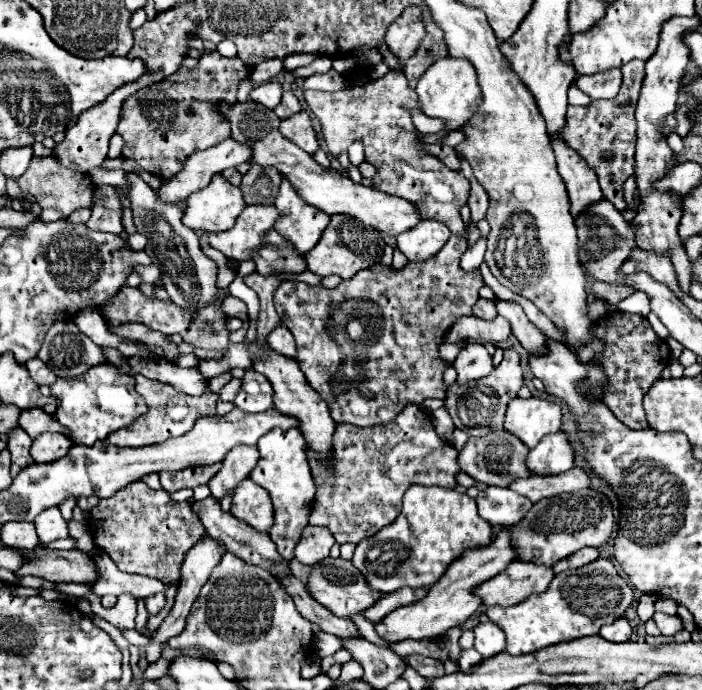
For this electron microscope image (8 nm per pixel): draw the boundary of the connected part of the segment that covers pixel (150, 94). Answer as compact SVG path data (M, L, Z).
M204 50L194 68L190 68L190 70L178 68L176 74L172 74L164 82L158 82L158 86L148 86L144 90L138 90L134 96L126 98L126 102L122 106L120 124L116 130L124 138L122 156L134 158L142 166L142 170L148 170L148 172L160 176L162 180L172 180L184 168L184 162L192 152L212 148L212 146L220 144L222 140L230 138L230 122L224 120L224 116L220 114L218 108L222 102L228 102L230 106L236 102L238 86L248 76L250 76L250 68L240 60L240 56L224 58L216 50Z

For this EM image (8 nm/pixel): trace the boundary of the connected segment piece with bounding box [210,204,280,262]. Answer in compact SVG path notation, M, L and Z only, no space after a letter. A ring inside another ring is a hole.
M246 206L234 228L210 234L210 246L236 262L252 260L252 254L264 246L264 236L274 228L278 218L280 212L276 206Z

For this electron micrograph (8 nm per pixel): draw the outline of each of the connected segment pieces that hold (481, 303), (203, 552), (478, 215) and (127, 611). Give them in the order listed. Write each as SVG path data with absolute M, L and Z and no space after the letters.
M480 298L480 300L476 302L474 316L476 316L476 318L482 318L482 320L492 320L494 316L498 316L496 306L494 306L494 300L484 300L484 298Z
M212 536L202 538L200 542L196 542L196 544L188 550L188 554L186 554L186 558L184 558L184 562L182 562L182 582L180 582L180 586L178 586L178 594L176 594L174 606L172 606L170 614L166 616L166 620L160 624L160 628L152 634L152 644L146 648L146 660L148 660L148 662L154 662L154 660L160 658L160 654L162 654L160 644L164 644L168 638L172 638L172 636L176 636L176 634L182 632L192 602L194 602L196 596L200 594L200 588L202 588L204 582L208 580L208 576L210 576L210 572L214 570L214 566L220 564L220 558L224 556L224 552L226 552L226 546L224 546L220 540L212 538Z
M470 172L470 182L472 182L472 190L470 190L470 198L468 198L468 206L472 210L472 222L478 224L480 220L486 218L486 210L488 210L488 196L484 192L484 188L480 188L480 184L474 180L472 172Z
M86 594L90 598L90 604L92 604L92 610L94 614L106 618L110 624L114 624L116 628L120 630L134 630L134 618L136 618L136 598L132 594L122 594L118 596L118 602L116 606L112 606L110 610L102 608L100 602L96 602L96 596L94 594Z

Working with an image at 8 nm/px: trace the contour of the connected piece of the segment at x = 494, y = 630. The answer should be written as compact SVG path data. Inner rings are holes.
M484 622L484 624L478 624L474 628L474 632L476 632L476 646L474 648L482 654L482 658L496 656L496 654L504 652L506 638L498 626L494 626L492 622Z

